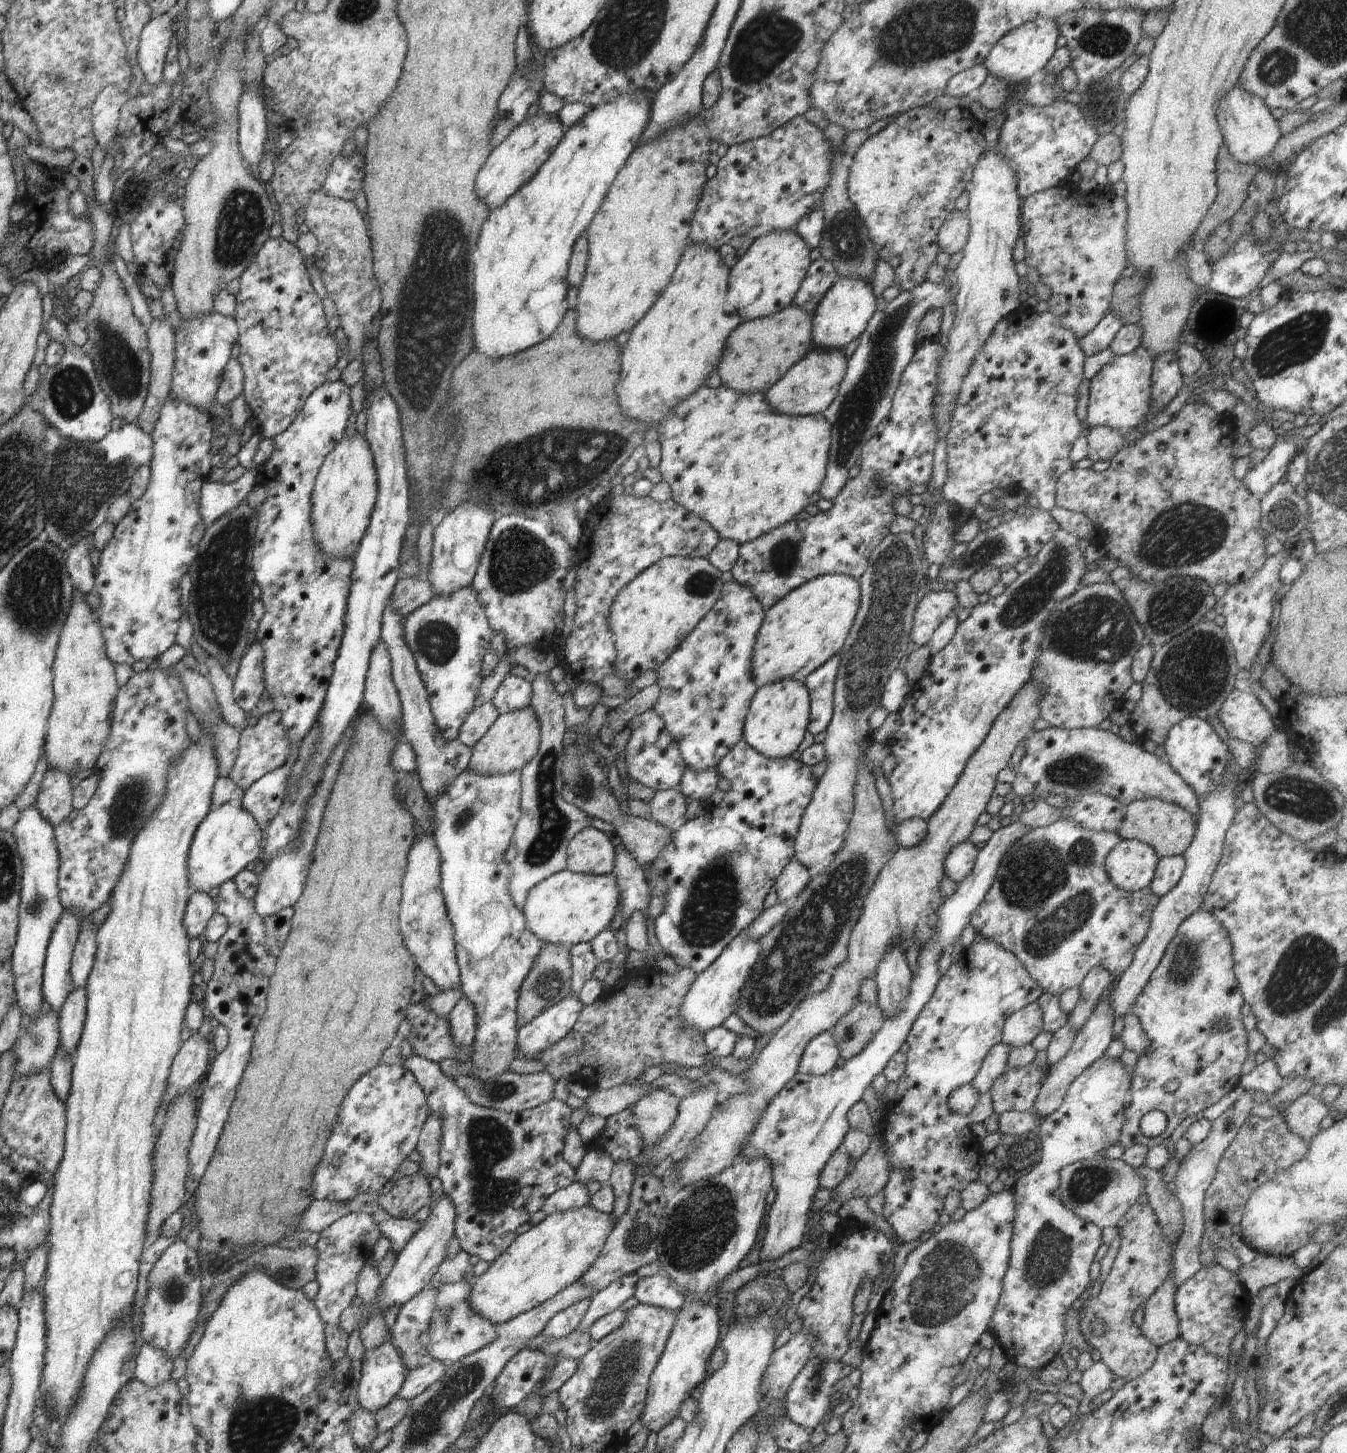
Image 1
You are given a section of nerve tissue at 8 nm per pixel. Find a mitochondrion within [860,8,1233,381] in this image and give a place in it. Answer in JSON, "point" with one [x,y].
{"point":[1107,40]}

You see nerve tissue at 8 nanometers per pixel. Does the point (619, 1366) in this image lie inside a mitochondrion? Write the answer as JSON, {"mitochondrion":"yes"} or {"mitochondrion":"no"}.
{"mitochondrion":"yes"}

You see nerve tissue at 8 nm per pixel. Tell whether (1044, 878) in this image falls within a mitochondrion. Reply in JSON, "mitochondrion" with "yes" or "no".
{"mitochondrion":"yes"}

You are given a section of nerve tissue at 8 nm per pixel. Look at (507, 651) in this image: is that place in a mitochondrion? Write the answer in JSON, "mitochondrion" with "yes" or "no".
{"mitochondrion":"no"}

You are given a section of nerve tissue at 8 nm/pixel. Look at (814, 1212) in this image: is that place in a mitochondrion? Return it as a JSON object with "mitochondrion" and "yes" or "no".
{"mitochondrion":"no"}

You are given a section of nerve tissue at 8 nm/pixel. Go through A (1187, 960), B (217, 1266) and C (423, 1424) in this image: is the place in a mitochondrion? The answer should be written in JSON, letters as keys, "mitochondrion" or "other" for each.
{"A":"mitochondrion","B":"other","C":"mitochondrion"}

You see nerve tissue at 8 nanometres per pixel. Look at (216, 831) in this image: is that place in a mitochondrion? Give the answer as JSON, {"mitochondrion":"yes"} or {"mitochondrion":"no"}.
{"mitochondrion":"no"}

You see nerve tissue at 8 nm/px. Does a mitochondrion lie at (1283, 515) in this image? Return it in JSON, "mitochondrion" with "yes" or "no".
{"mitochondrion":"yes"}

